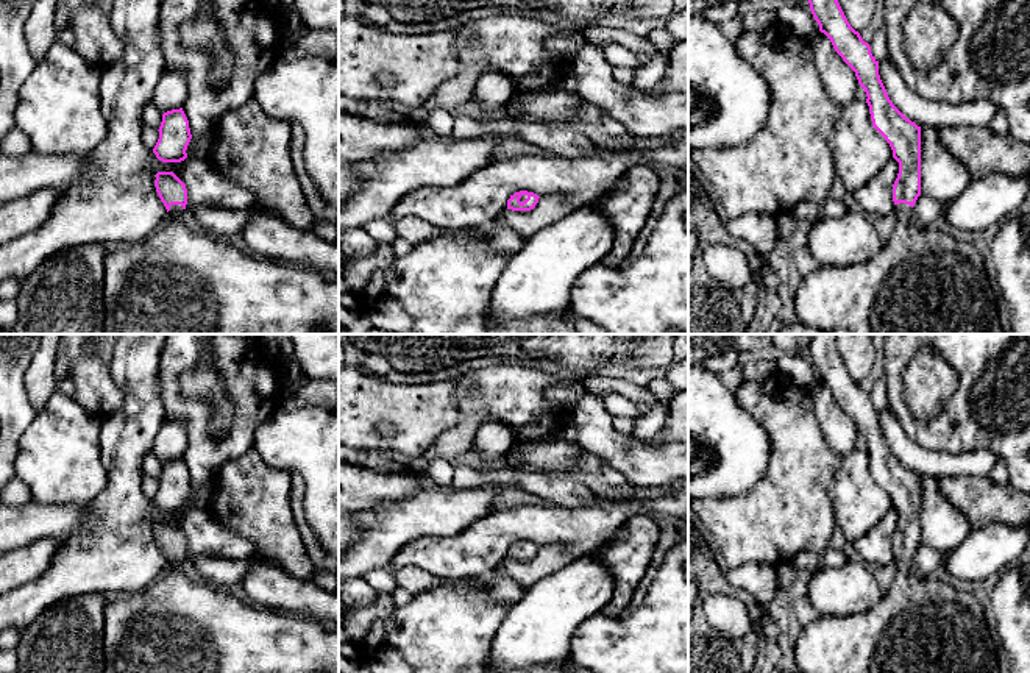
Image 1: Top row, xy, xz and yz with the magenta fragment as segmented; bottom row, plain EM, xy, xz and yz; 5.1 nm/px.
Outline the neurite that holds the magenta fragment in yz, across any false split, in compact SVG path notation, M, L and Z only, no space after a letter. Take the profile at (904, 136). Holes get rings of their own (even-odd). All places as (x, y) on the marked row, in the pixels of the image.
M808 0L808 3L819 31L830 39L835 52L855 72L868 97L872 126L890 144L893 158L899 162L899 173L893 184L897 222L882 250L868 262L847 267L819 265L805 275L794 292L797 322L822 333L849 329L854 334L1003 334L996 295L978 250L969 240L922 228L913 220L913 206L921 195L921 126L907 119L890 100L879 75L879 61L872 56L869 44L847 22L838 0Z

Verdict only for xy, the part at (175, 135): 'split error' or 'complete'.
complete

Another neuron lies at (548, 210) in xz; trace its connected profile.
M548 195L540 197L538 203L531 211L512 211L503 212L503 223L513 230L521 237L529 237L538 230L554 223L573 211L573 205L560 197Z

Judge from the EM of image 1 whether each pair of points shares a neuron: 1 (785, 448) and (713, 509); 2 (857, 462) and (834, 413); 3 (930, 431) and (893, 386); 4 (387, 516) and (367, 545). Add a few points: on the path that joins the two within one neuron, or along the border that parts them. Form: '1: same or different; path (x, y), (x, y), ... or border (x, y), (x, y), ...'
1: same; path (784, 472), (746, 509), (737, 509)
2: different; border (855, 448), (841, 458)
3: same; path (916, 428), (902, 414), (895, 400)
4: same; path (387, 523), (375, 537)

